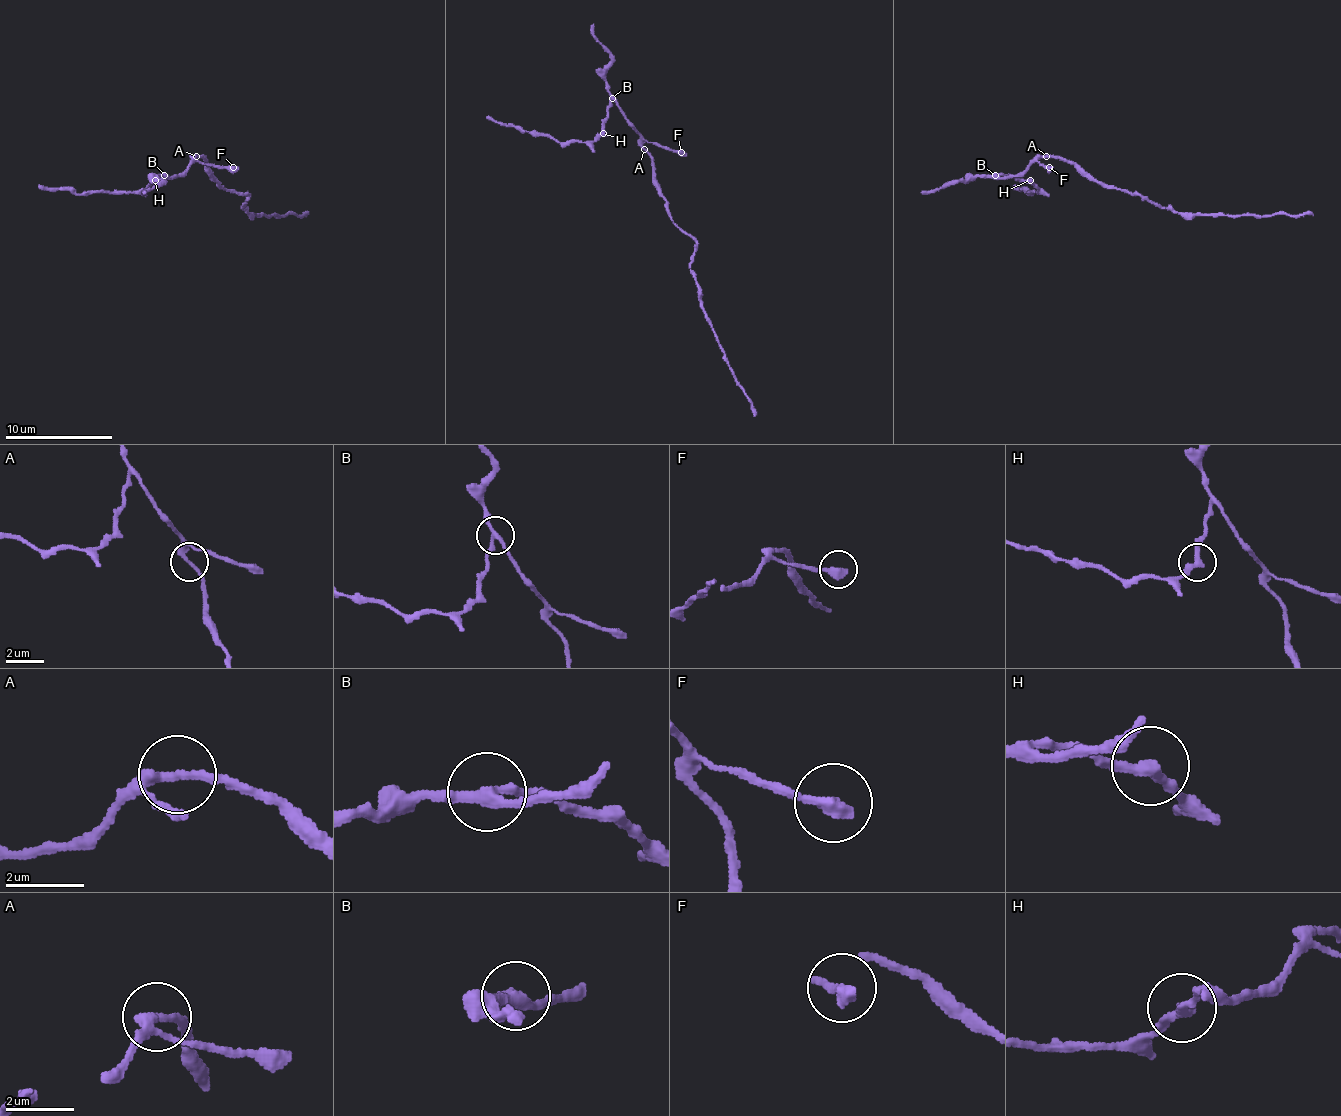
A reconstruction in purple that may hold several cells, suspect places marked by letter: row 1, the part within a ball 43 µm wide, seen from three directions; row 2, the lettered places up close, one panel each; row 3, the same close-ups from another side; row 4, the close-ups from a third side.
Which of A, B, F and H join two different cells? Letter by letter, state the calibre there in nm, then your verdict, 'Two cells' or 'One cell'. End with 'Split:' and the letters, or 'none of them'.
A: Thickness 200 nm. Two cells
B: Thickness 240 nm. One cell
F: Thickness 440 nm. One cell
H: Thickness 300 nm. Two cells
Split: A, H

